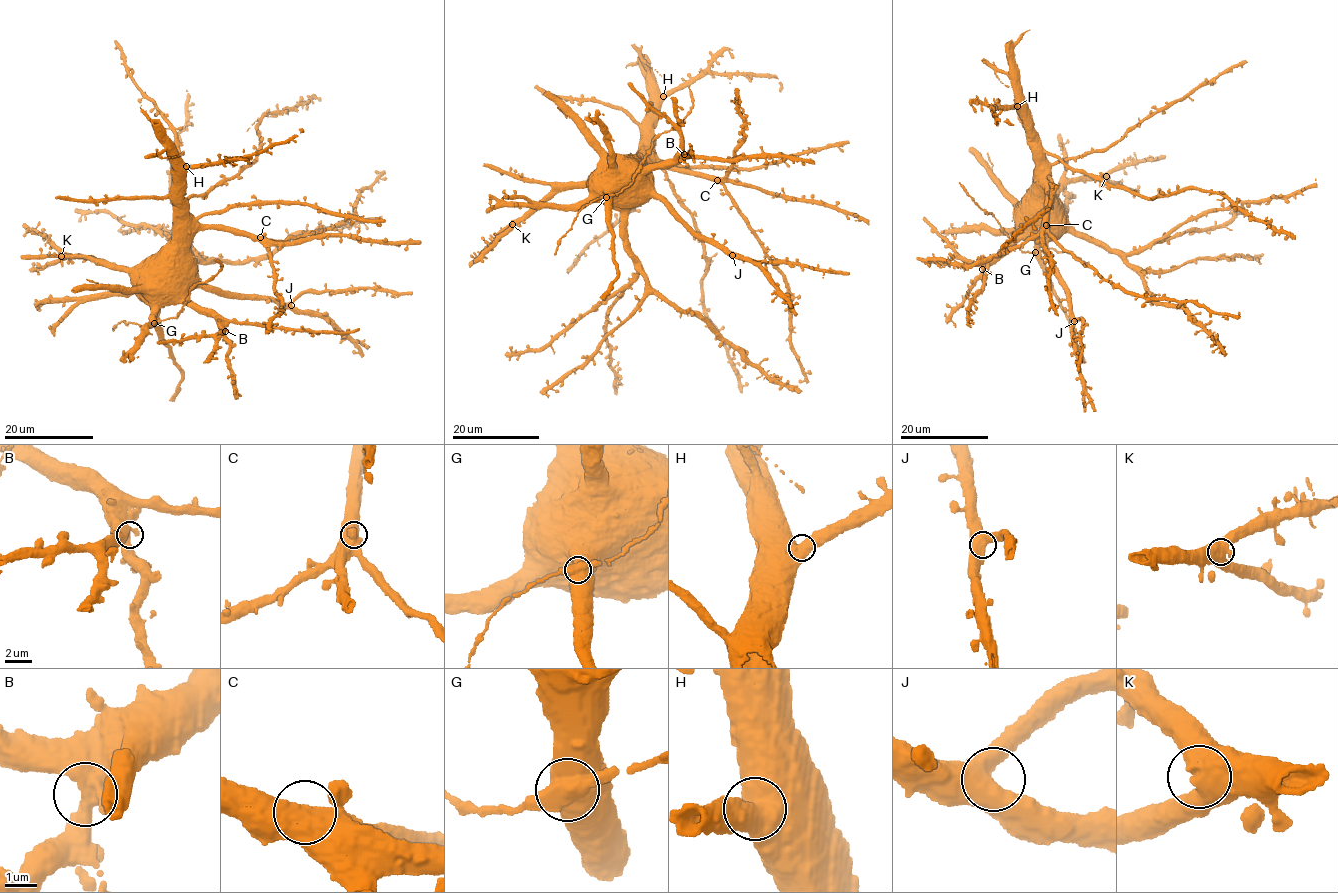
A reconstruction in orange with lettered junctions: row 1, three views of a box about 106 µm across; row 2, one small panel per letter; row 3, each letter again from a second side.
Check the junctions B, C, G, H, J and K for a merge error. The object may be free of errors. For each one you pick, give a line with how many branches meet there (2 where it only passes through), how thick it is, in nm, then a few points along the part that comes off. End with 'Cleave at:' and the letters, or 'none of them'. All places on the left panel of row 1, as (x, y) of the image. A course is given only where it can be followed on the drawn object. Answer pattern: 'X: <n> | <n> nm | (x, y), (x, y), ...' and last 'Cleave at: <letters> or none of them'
G: 3 | 550 nm | (155, 323), (178, 316), (187, 301), (190, 289), (218, 273), (222, 265), (214, 260)
Cleave at: G

